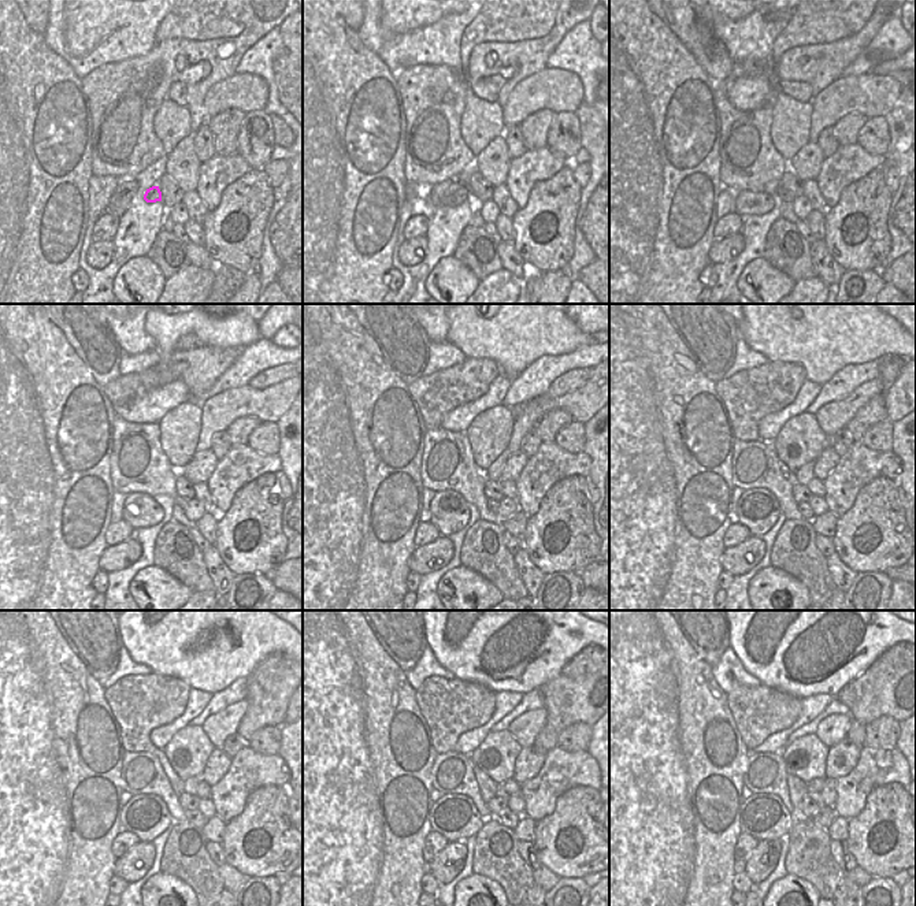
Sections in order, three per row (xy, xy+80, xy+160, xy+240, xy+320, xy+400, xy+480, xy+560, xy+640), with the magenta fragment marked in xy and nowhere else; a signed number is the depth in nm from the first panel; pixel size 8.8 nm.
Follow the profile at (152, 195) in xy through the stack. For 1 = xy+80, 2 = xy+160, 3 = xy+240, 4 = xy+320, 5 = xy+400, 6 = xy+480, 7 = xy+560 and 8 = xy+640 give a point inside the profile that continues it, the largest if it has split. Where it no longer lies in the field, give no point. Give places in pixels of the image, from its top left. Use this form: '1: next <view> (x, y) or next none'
1: next xy+80 (462, 195)
2: next xy+160 (748, 203)
3: next xy+240 (140, 509)
4: next xy+320 (449, 512)
5: next xy+400 (757, 508)
6: next xy+480 (147, 816)
7: next xy+560 (455, 816)
8: next xy+640 (763, 816)

